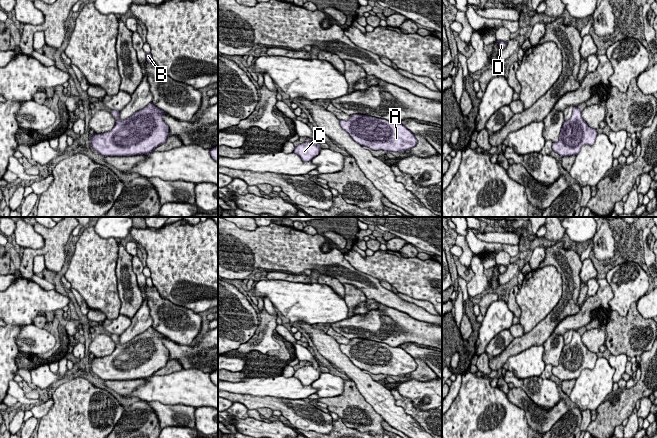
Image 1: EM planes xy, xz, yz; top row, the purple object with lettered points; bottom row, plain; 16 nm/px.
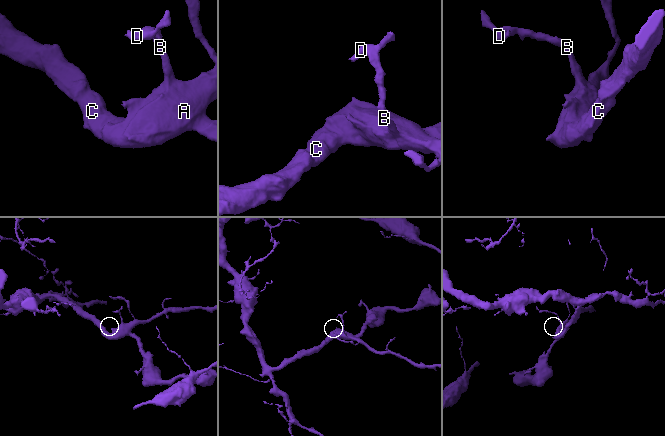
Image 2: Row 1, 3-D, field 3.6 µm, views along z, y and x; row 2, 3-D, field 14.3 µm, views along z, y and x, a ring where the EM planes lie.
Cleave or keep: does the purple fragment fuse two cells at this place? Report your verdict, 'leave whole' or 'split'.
leave whole

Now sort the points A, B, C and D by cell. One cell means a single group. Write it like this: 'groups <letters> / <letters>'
groups A B C D

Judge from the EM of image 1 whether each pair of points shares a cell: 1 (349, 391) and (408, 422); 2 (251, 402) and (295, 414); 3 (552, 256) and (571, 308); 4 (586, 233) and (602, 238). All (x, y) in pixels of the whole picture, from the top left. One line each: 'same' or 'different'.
1: different
2: same
3: same
4: different

